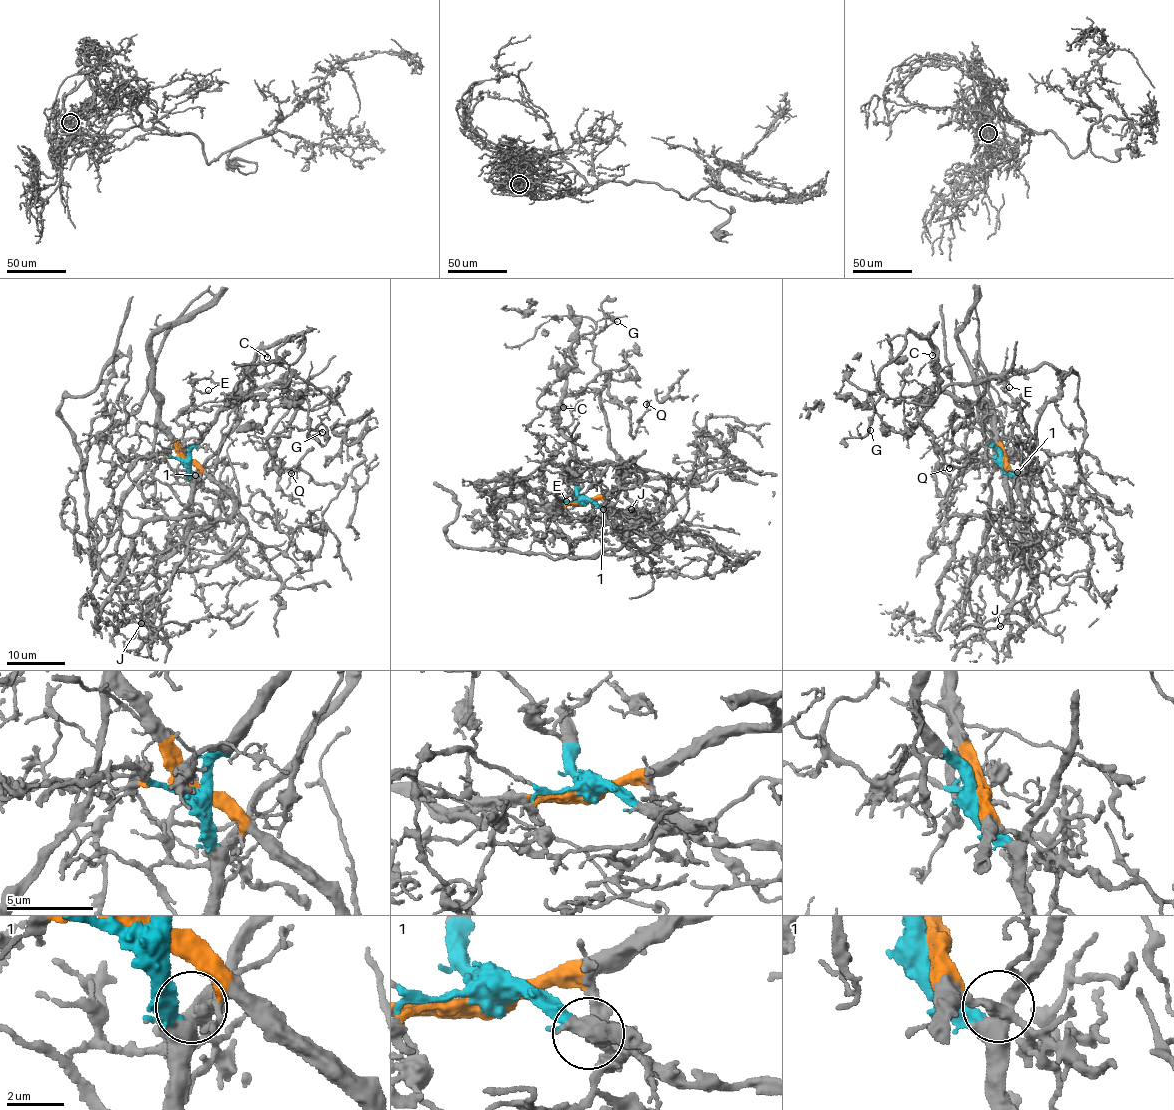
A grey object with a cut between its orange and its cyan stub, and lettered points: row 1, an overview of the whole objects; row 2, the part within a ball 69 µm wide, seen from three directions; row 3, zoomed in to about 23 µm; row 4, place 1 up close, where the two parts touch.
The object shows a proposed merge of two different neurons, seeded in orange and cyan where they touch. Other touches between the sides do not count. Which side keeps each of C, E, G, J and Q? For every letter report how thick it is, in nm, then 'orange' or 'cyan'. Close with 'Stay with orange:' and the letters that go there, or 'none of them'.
C: 120 nm thick; cyan
E: 150 nm thick; cyan
G: 110 nm thick; cyan
J: 130 nm thick; orange
Q: 90 nm thick; cyan
Stay with orange: J

